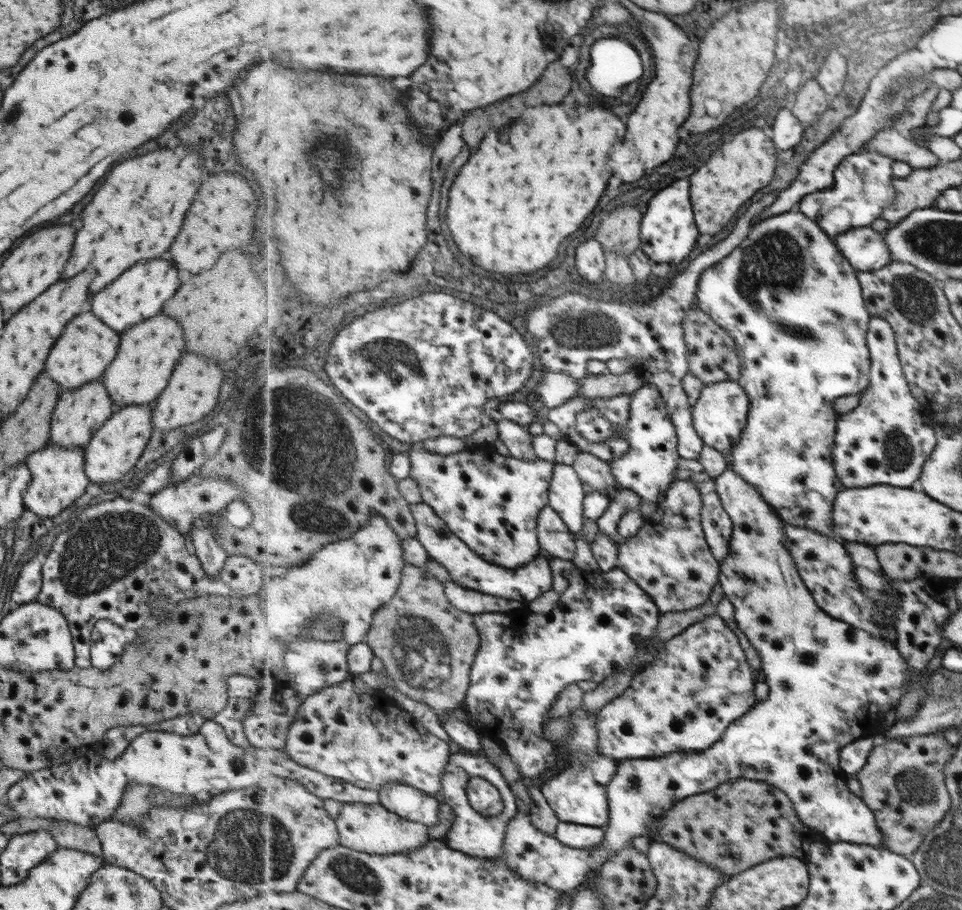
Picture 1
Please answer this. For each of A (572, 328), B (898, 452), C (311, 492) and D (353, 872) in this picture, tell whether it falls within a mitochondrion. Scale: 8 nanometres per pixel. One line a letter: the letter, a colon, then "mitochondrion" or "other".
A: mitochondrion
B: mitochondrion
C: mitochondrion
D: mitochondrion

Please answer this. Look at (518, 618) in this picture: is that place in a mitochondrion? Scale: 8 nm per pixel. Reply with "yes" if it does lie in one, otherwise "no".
no

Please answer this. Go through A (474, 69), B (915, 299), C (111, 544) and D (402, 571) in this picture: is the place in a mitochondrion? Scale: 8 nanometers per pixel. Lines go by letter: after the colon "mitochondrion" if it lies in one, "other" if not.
A: other
B: mitochondrion
C: mitochondrion
D: other

